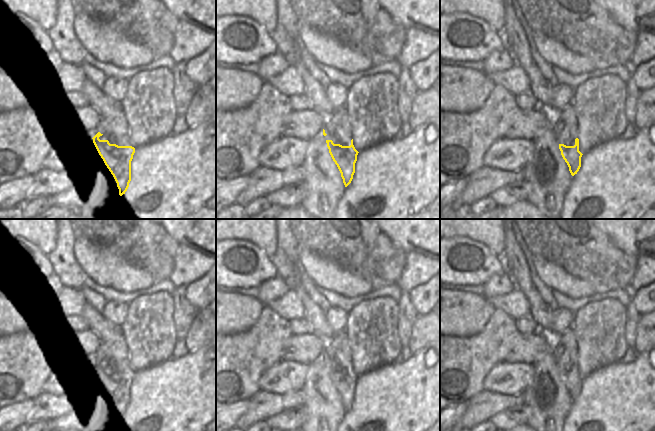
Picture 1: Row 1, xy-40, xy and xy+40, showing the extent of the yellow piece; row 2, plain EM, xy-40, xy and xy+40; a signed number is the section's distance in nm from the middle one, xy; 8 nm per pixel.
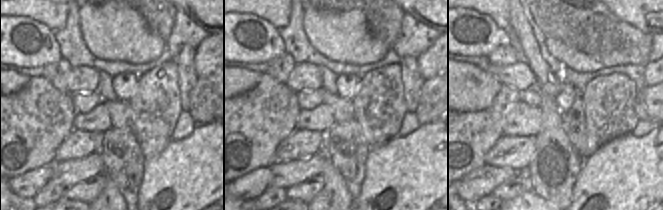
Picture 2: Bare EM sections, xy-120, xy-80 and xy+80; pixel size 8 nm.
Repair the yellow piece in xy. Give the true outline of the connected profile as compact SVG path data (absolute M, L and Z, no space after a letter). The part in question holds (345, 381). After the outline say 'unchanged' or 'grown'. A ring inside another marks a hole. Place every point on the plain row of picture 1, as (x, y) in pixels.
M353 363L350 370L334 368L332 364L326 364L326 367L329 377L341 397L343 407L347 411L353 403L355 387L359 377L353 369Z; unchanged

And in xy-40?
M98 356L92 362L93 367L105 389L113 399L119 413L119 419L122 420L127 415L131 405L131 385L135 372L132 370L110 368L108 364L99 363L102 359Z; unchanged

